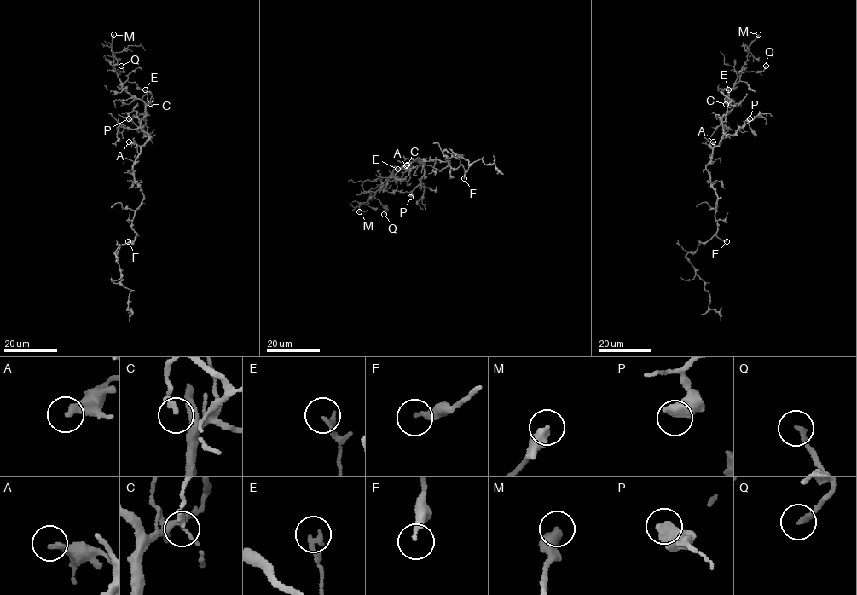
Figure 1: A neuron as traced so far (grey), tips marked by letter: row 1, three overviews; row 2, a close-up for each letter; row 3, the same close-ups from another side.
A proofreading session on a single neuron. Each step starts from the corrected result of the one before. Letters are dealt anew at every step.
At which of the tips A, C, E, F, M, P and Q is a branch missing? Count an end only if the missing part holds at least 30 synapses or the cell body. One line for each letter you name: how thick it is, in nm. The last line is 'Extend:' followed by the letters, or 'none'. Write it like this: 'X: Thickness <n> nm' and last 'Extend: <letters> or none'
Extend: none

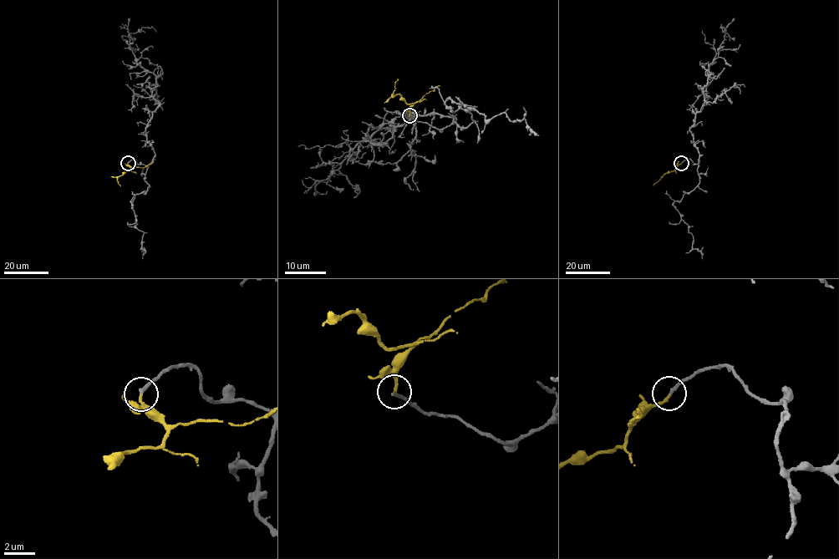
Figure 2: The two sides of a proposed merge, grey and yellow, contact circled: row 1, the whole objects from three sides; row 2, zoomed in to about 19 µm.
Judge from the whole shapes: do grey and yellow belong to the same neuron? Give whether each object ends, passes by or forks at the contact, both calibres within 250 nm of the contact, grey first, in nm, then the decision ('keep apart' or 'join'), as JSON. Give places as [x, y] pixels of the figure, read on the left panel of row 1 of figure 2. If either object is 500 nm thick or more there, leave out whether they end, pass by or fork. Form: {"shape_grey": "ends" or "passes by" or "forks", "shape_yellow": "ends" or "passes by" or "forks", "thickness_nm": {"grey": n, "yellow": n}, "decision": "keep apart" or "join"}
{"shape_grey": "ends", "shape_yellow": "ends", "thickness_nm": {"grey": 200, "yellow": 190}, "decision": "join"}

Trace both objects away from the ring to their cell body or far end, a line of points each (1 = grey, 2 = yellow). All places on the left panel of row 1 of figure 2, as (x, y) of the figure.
1: (127, 163), (152, 161), (145, 128), (158, 102), (156, 76), (138, 63), (129, 34), (156, 31)
2: (127, 163), (131, 170), (118, 178), (120, 185)

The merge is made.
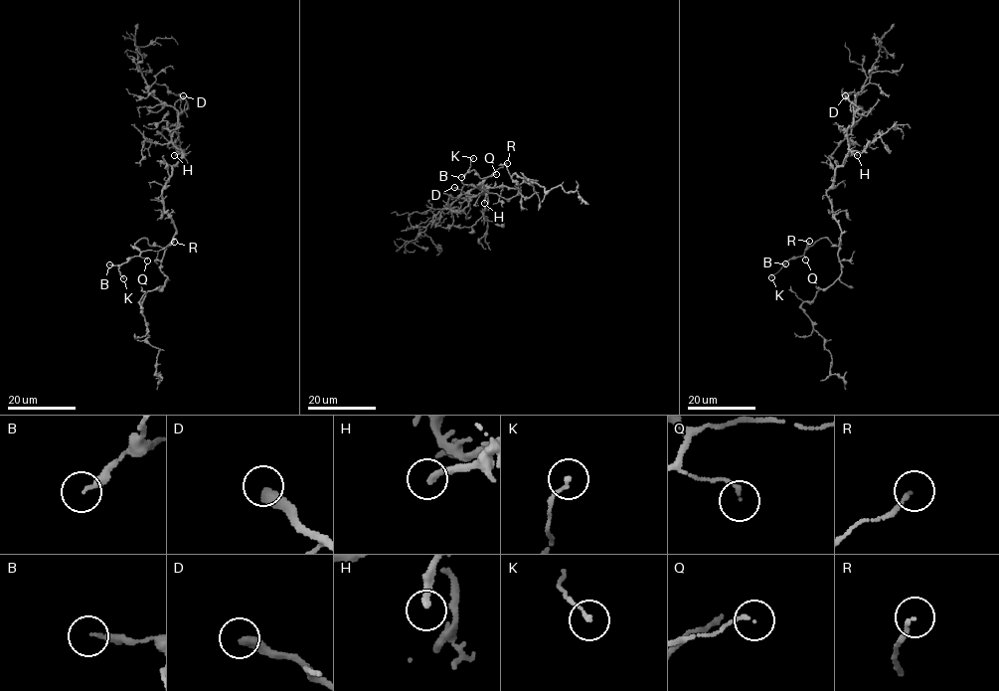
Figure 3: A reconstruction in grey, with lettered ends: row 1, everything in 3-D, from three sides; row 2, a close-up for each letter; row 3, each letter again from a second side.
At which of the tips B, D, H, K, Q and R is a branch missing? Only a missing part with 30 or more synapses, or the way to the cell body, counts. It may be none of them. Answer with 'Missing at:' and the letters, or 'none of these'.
Missing at: D, H

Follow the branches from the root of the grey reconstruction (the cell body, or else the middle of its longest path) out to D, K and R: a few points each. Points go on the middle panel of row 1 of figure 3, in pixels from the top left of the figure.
D: (495, 187), (480, 184), (484, 191), (474, 196), (466, 194), (468, 197), (465, 198), (469, 197), (454, 187)
K: (495, 187), (520, 189), (508, 199), (486, 191), (487, 177), (469, 171), (473, 158)
R: (495, 187), (520, 189), (514, 196), (504, 199), (483, 189), (483, 180), (507, 163)

